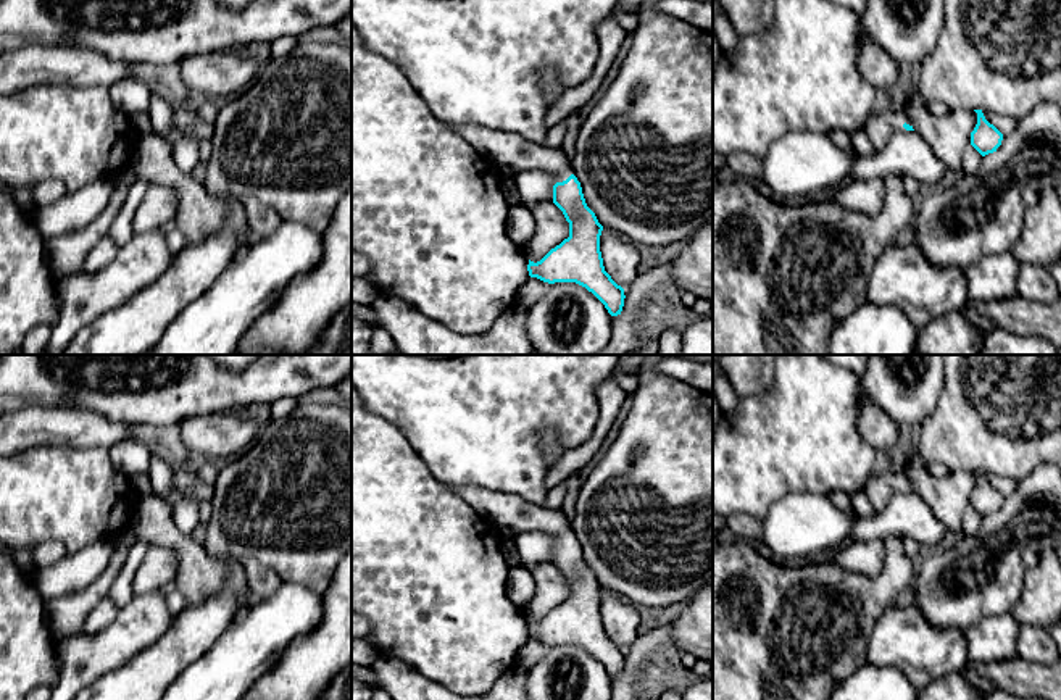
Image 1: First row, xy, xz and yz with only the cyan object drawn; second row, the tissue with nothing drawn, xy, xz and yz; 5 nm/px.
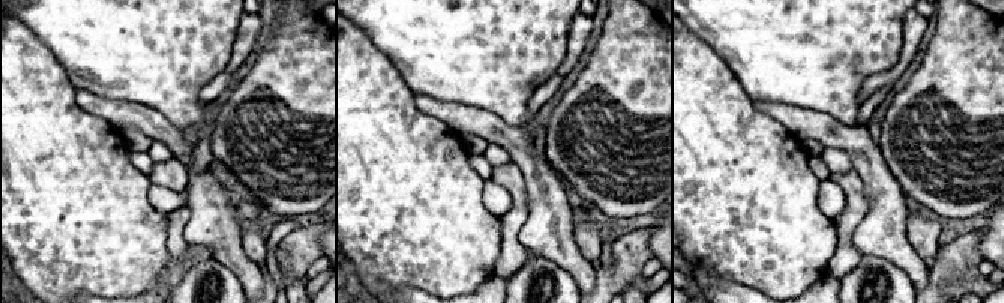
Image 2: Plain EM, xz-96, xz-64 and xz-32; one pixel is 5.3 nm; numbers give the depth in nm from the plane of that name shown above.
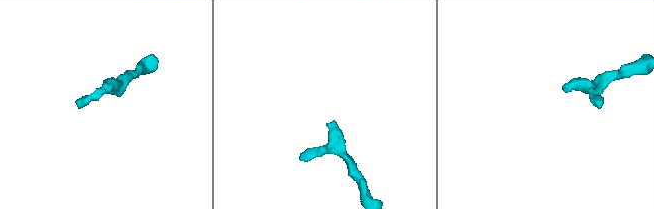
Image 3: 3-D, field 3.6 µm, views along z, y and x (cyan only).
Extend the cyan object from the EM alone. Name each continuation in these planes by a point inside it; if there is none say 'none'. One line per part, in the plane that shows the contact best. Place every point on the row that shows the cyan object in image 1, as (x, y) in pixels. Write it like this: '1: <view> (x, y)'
1: xz (499, 147)

